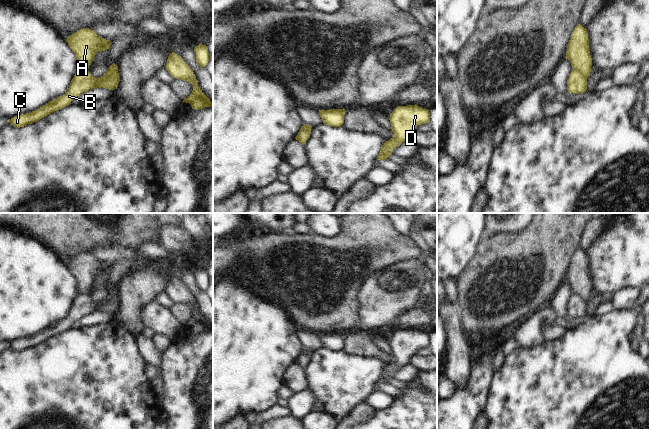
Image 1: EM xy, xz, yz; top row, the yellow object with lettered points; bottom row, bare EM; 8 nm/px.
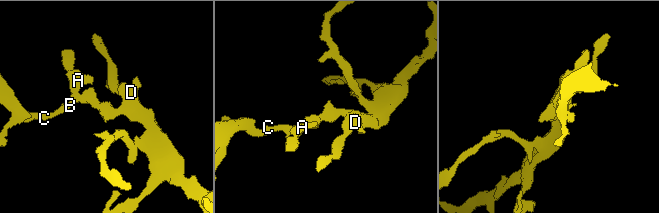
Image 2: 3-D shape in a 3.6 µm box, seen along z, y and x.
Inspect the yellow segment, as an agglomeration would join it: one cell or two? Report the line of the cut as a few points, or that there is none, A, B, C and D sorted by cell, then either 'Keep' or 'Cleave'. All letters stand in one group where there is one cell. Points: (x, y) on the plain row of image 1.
Split along yz (573, 293), (576, 293), (586, 302). Groups: A / B C D. Cleave

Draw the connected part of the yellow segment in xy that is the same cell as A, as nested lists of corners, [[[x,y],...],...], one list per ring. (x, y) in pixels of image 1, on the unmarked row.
[[[83,252],[70,259],[66,266],[74,276],[79,294],[88,294],[99,275],[109,273],[111,265],[96,258],[94,254]]]

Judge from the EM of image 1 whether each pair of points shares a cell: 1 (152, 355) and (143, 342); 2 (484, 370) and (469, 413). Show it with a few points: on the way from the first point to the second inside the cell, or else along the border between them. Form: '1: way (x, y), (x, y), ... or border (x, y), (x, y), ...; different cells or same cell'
1: way (149, 352), (145, 345); same cell
2: way (479, 381), (469, 402); same cell

